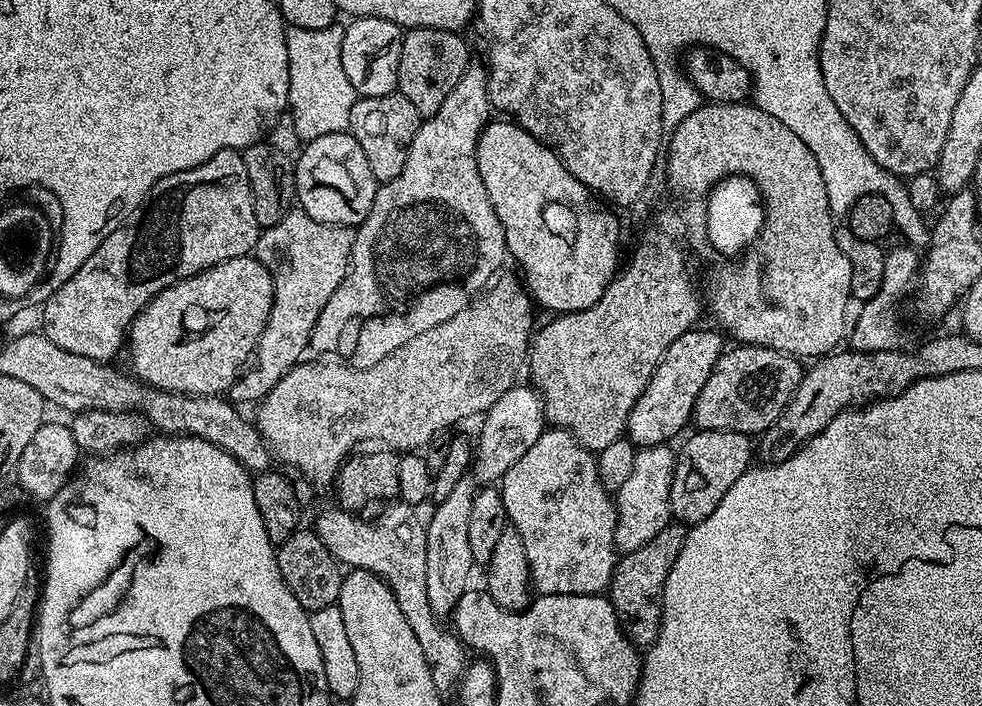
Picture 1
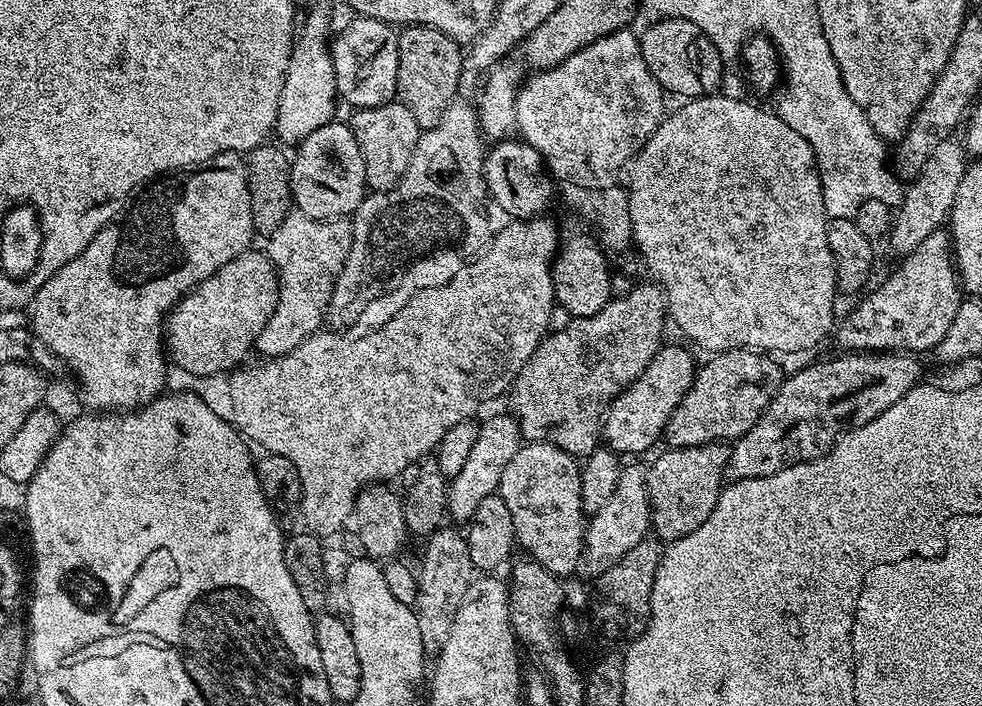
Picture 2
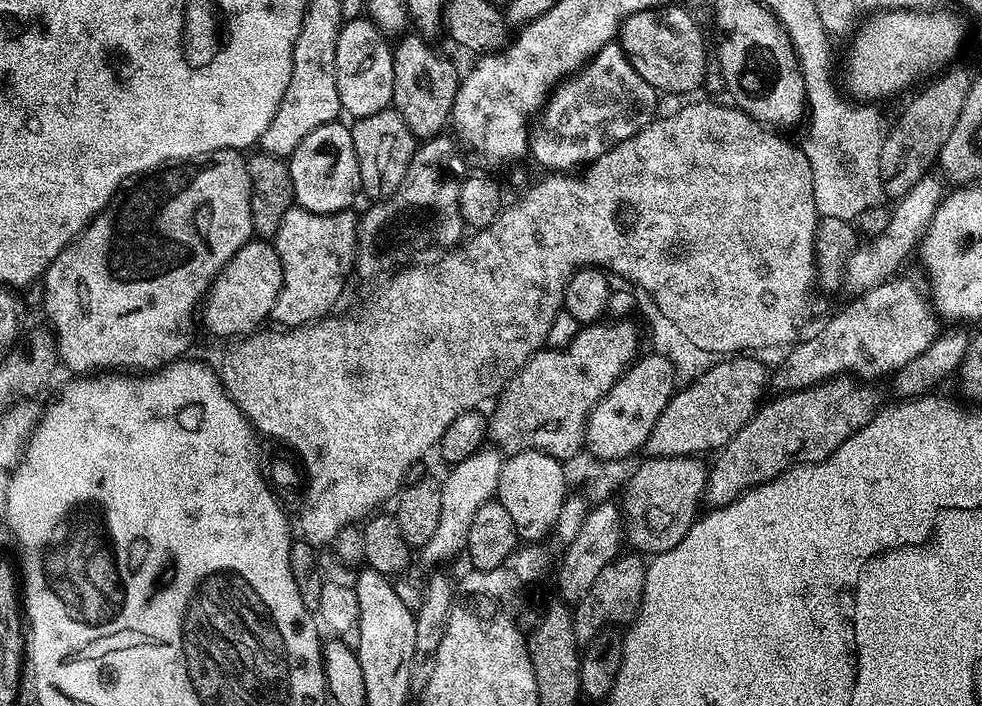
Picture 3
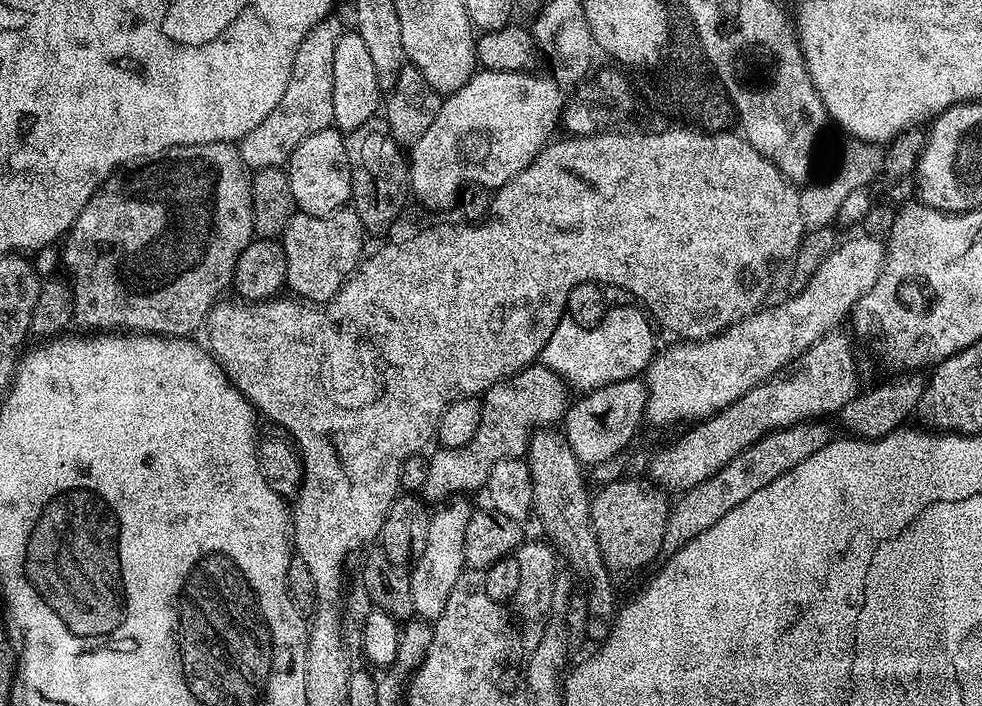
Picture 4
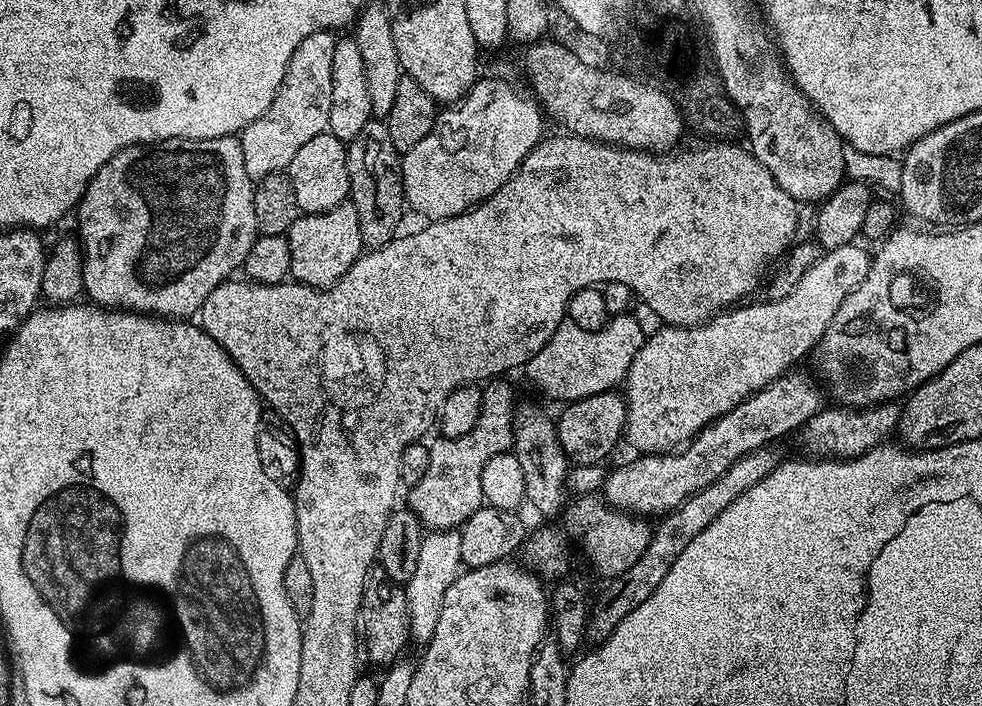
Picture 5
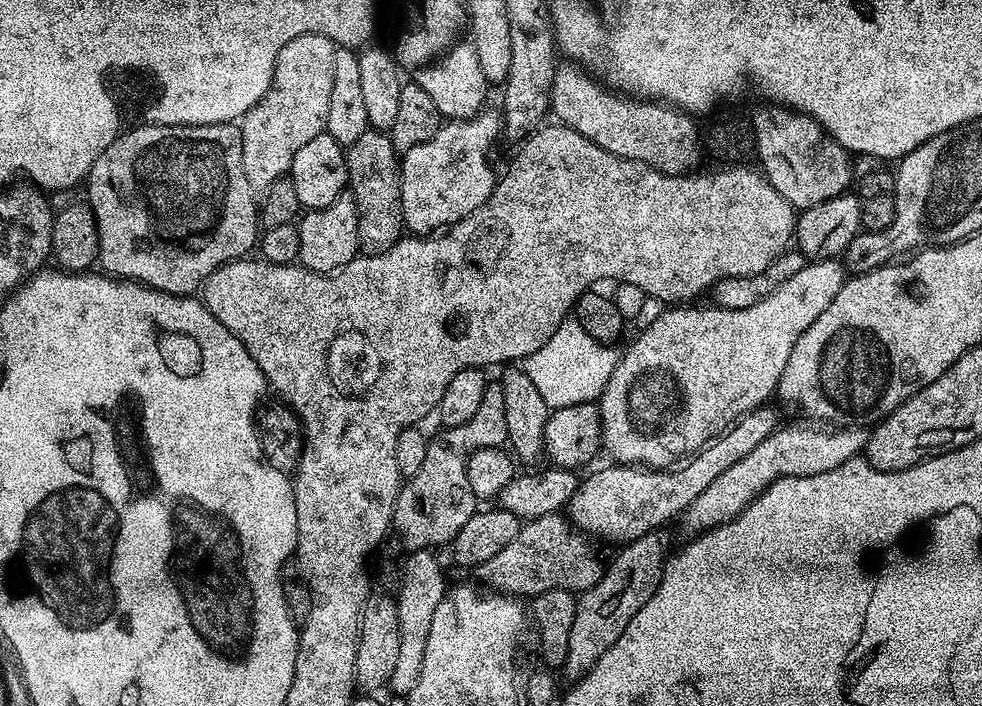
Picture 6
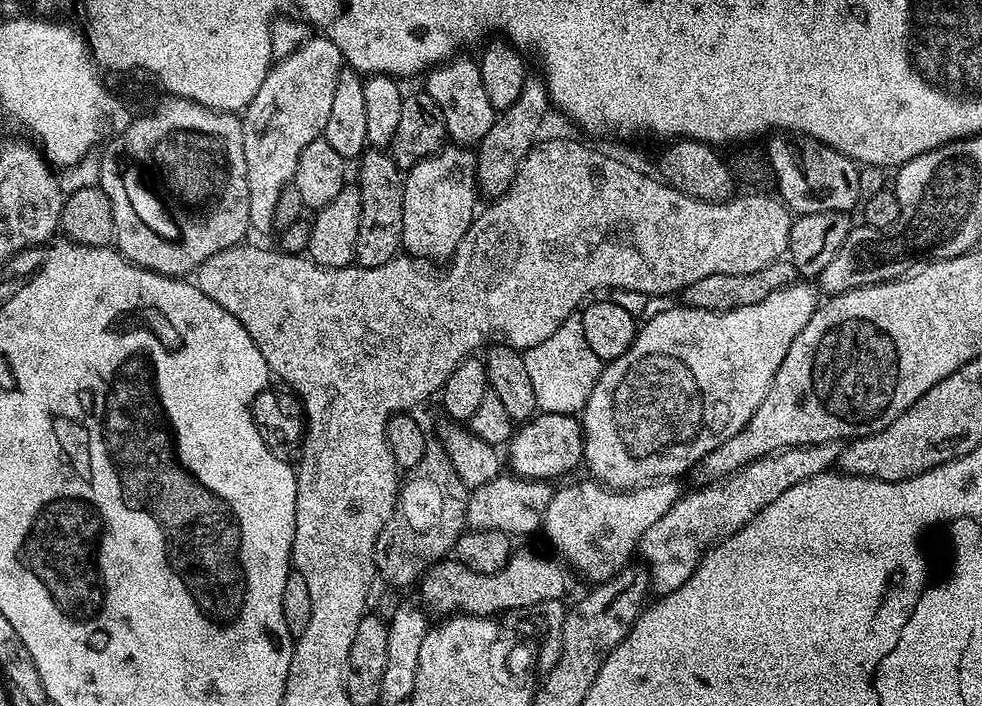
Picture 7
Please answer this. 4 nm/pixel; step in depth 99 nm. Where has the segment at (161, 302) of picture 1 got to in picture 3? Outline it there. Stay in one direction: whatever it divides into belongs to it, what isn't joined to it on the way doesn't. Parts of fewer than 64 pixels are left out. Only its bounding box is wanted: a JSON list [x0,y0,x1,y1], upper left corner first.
[202,238,282,338]

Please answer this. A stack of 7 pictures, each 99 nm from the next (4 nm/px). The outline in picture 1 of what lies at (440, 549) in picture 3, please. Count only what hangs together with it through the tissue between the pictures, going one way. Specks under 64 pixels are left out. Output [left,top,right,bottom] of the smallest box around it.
[474,382,546,481]

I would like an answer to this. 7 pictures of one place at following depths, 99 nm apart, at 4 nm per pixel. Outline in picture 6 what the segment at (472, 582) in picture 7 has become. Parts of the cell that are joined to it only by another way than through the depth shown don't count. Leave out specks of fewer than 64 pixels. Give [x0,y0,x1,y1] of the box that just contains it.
[486,512,602,598]

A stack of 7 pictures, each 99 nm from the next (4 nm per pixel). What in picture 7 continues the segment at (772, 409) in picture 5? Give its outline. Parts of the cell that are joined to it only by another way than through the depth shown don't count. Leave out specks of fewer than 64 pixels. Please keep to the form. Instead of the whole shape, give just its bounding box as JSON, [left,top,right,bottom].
[542,478,682,582]

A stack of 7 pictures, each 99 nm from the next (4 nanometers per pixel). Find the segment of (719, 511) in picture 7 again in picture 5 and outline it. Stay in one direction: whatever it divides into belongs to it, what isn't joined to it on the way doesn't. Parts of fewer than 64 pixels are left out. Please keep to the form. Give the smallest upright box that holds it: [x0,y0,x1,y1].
[799,402,901,460]

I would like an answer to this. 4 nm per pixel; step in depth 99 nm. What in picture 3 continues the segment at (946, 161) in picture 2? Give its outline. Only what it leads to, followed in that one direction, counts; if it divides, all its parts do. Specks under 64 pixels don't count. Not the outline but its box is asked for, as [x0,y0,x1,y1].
[843,174,942,294]

